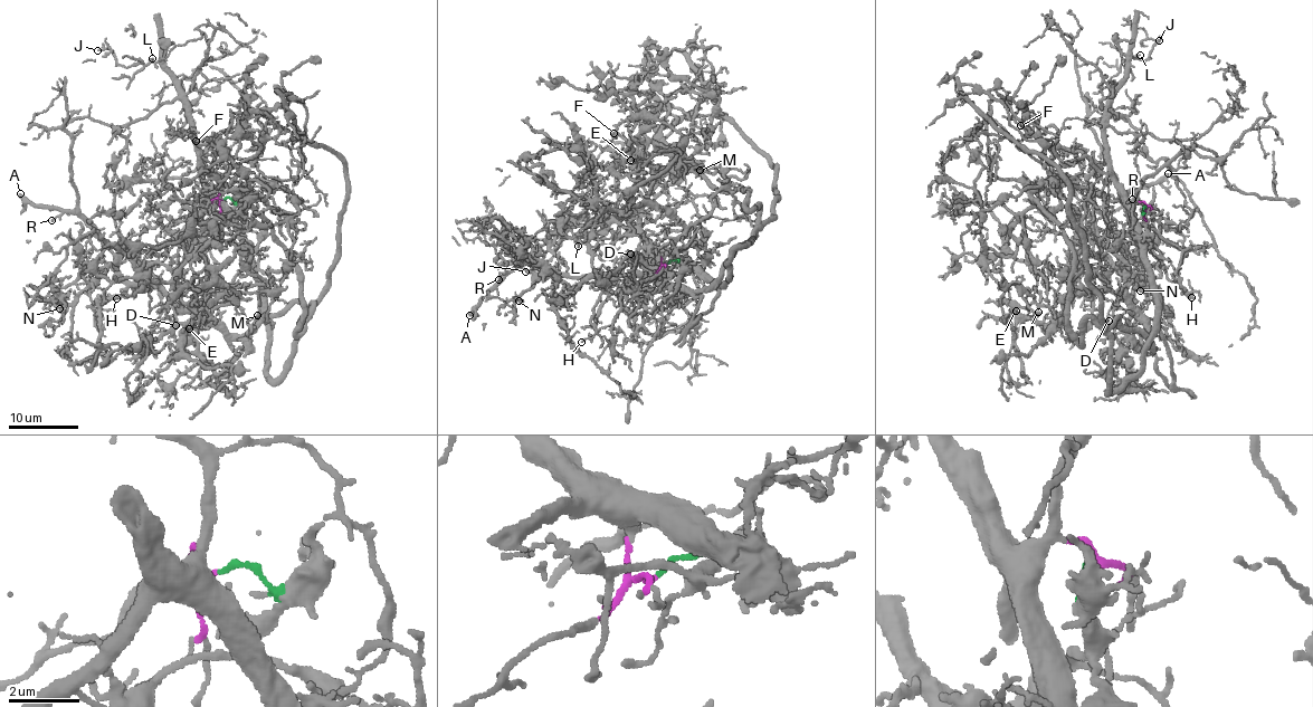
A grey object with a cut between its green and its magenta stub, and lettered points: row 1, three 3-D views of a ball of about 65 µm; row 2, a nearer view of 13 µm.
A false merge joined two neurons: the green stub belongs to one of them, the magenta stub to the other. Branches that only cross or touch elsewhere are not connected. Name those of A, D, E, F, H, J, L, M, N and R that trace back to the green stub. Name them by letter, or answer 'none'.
D, E, H, M, N

